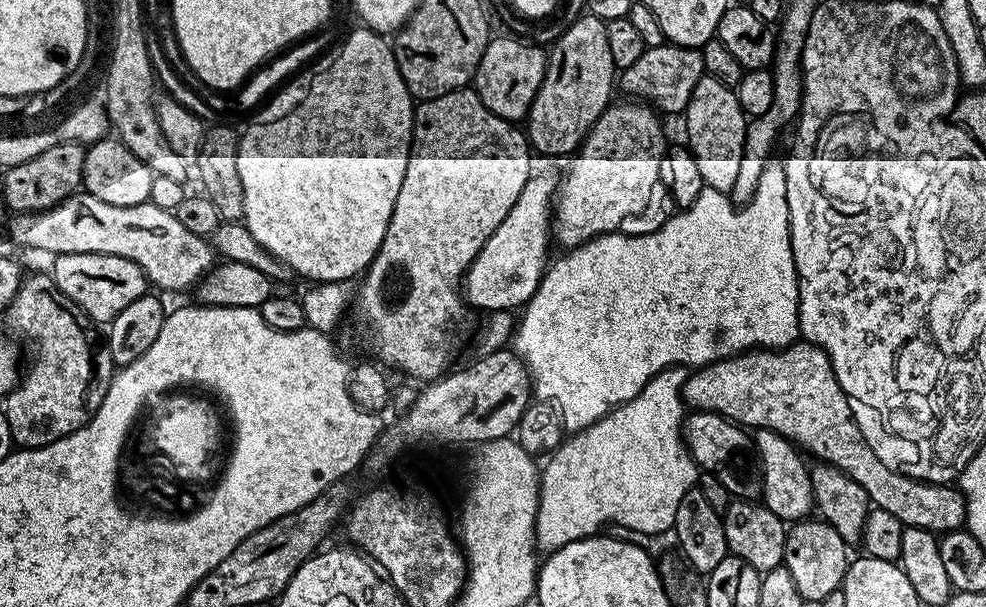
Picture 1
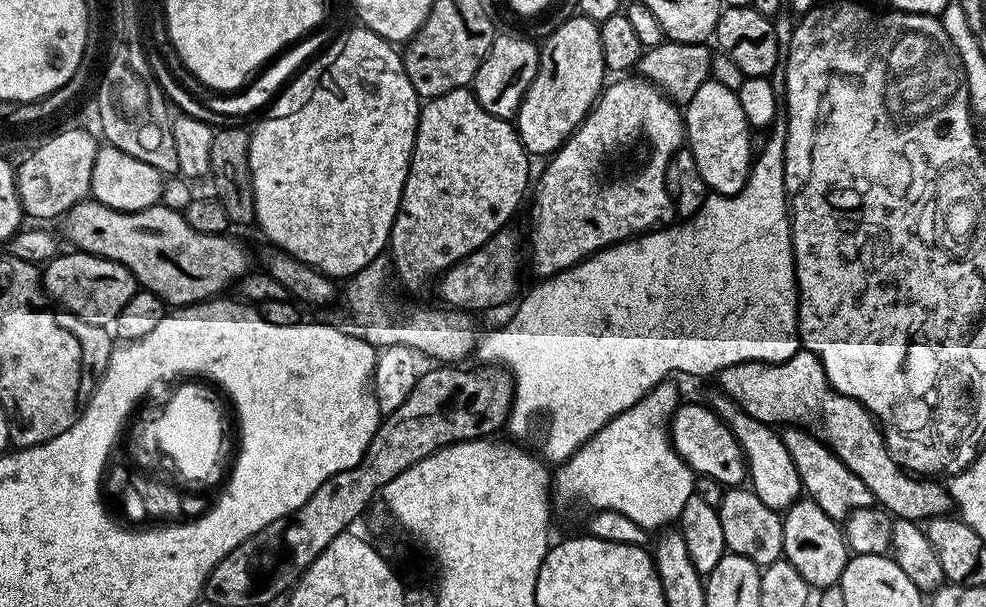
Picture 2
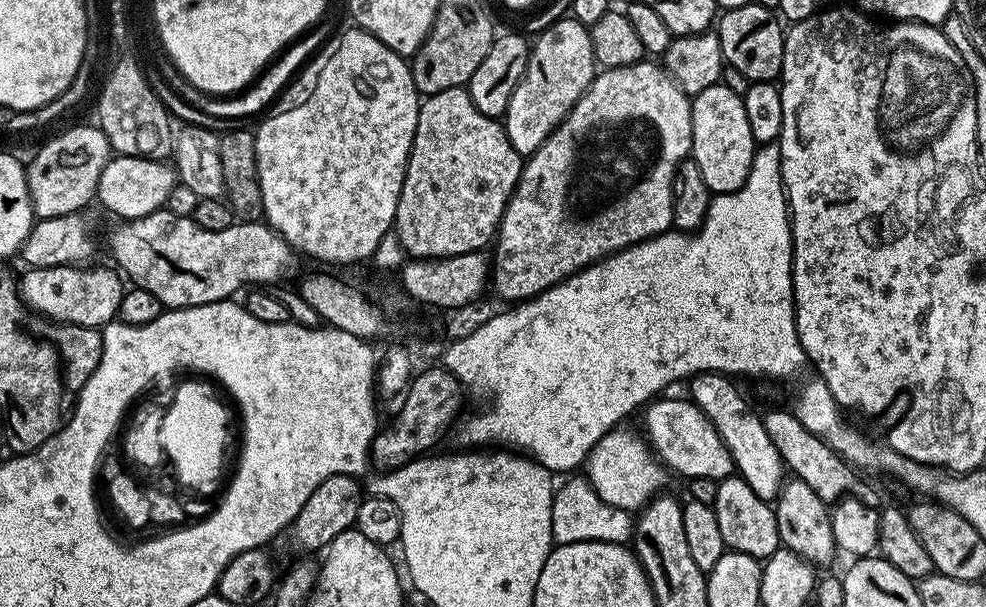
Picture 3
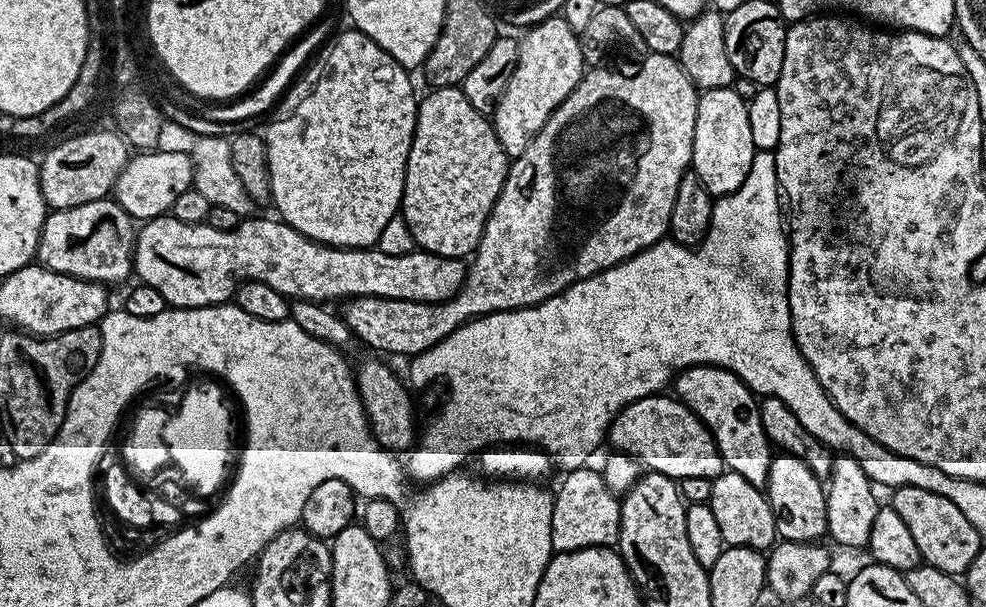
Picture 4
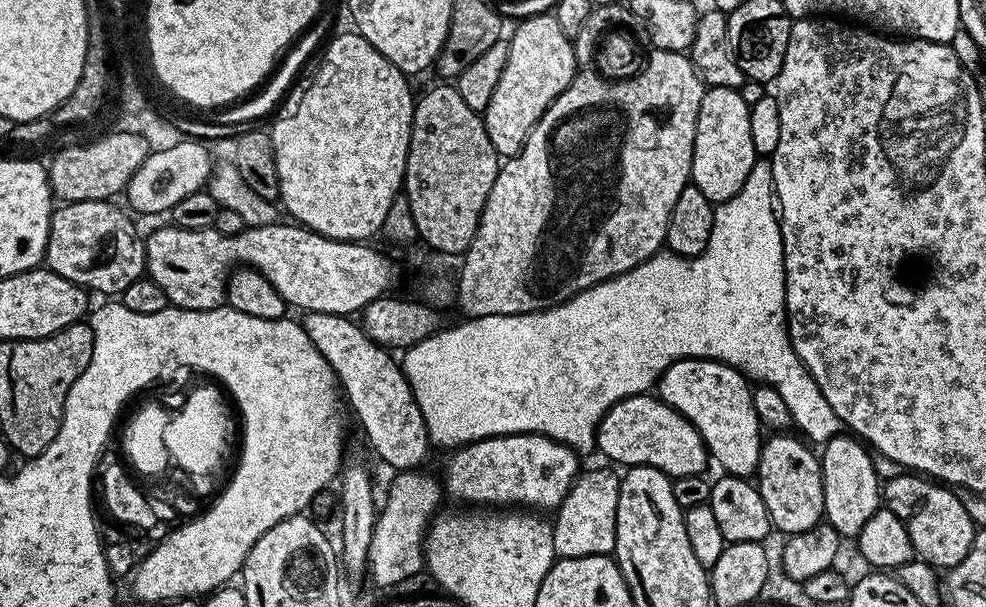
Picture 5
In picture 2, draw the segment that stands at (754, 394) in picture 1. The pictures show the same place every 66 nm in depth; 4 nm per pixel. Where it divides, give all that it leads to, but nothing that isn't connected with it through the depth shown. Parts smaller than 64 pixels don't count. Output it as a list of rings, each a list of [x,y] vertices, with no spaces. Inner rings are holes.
[[[795,352],[781,364],[735,364],[719,373],[719,380],[719,391],[746,410],[750,418],[758,418],[758,422],[773,426],[803,426],[815,430],[836,457],[846,462],[846,466],[870,486],[873,501],[893,517],[927,522],[953,511],[951,499],[944,496],[928,498],[928,488],[922,481],[925,479],[905,471],[906,461],[892,467],[896,460],[889,451],[881,425],[864,405],[832,389],[822,362],[813,352]]]

